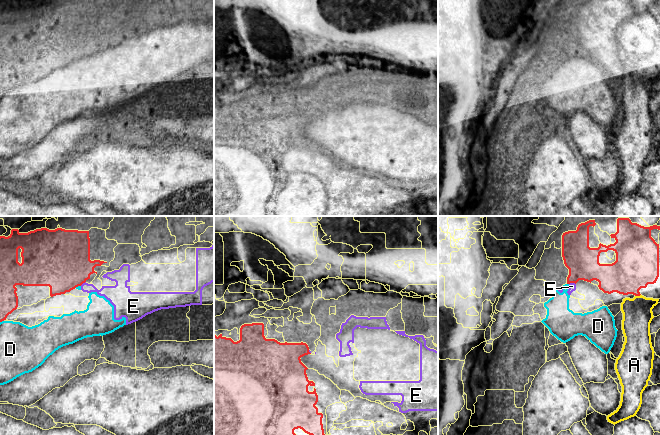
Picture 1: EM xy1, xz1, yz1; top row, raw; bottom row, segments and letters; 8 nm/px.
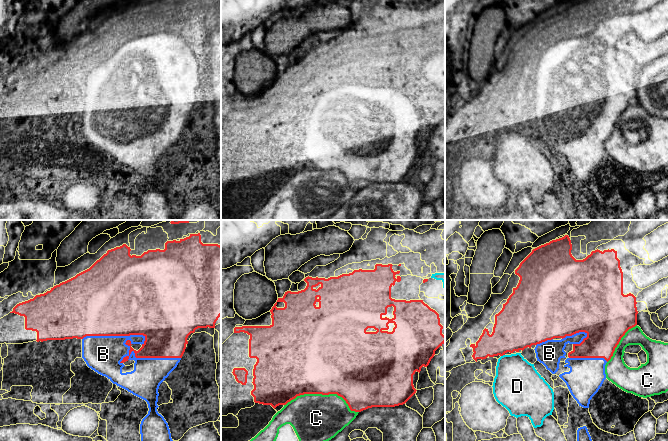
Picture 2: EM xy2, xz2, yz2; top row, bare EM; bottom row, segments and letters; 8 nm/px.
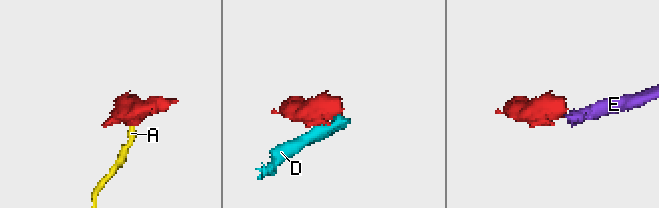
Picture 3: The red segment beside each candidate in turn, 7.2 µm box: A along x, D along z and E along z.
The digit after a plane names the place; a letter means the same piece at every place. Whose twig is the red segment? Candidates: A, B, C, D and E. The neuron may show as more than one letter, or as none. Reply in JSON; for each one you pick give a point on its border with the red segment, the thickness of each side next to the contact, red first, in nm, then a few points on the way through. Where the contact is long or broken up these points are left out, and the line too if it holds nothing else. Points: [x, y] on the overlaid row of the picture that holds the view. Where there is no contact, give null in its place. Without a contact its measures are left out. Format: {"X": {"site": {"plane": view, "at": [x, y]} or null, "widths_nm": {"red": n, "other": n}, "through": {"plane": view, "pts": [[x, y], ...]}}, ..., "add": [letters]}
{"B": {"site": {"plane": "xy2", "at": [148, 357]}, "widths_nm": {"red": 340, "other": 260}}, "add": ["B"]}

